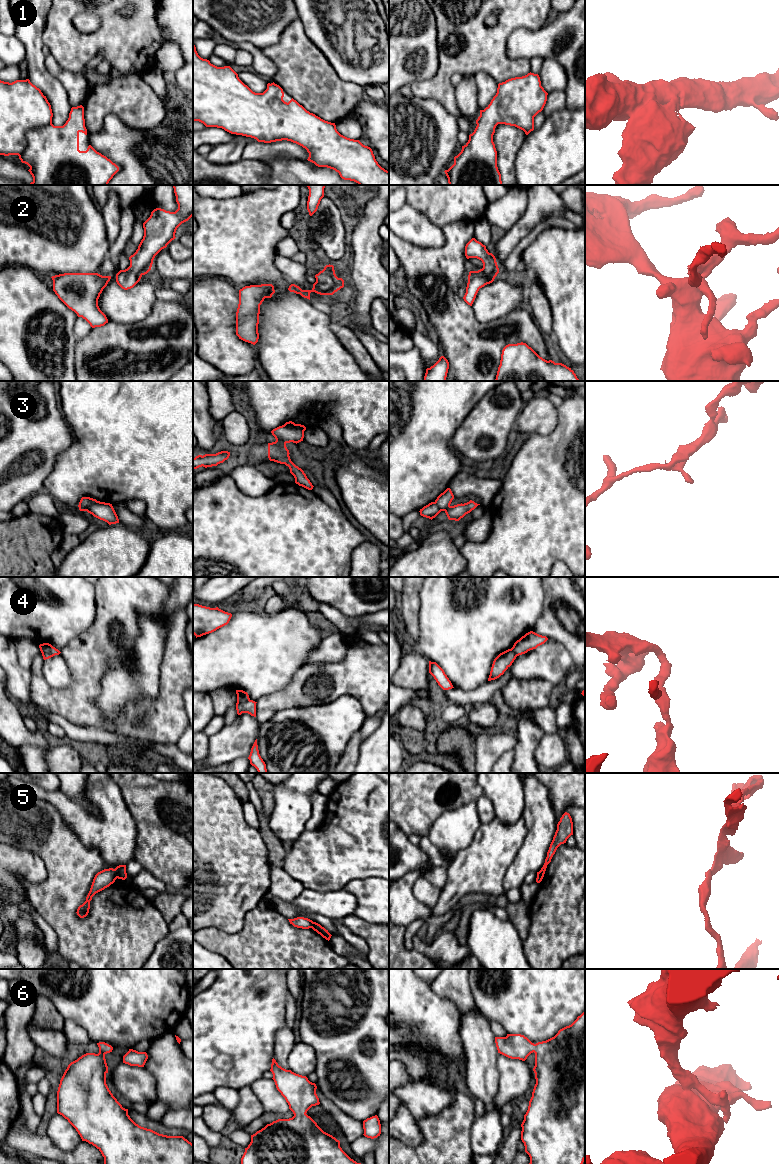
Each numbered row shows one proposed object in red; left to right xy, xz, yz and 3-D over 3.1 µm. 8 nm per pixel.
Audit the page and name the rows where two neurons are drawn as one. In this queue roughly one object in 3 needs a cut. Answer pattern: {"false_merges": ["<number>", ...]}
{"false_merges": ["3", "4", "5"]}

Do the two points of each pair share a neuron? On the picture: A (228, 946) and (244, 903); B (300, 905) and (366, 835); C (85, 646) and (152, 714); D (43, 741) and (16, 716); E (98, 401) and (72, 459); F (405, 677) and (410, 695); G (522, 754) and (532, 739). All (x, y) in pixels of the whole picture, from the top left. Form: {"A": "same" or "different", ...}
{"A": "different", "B": "different", "C": "same", "D": "same", "E": "same", "F": "different", "G": "same"}

